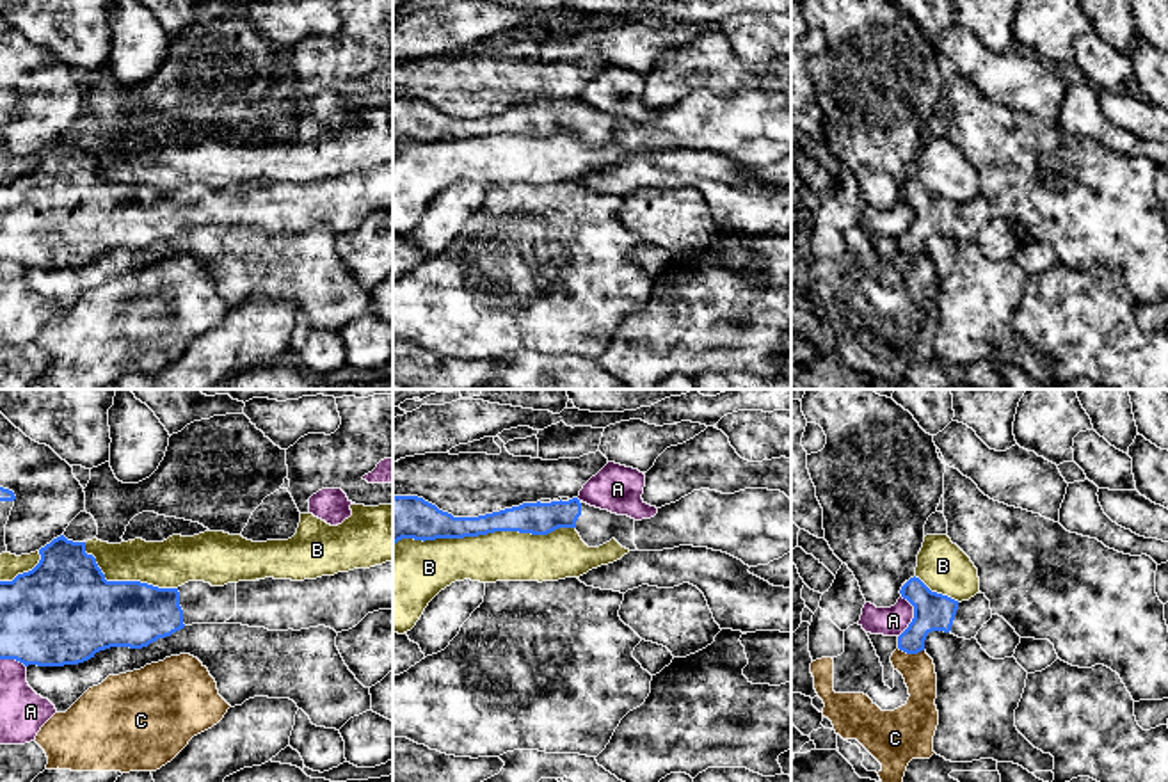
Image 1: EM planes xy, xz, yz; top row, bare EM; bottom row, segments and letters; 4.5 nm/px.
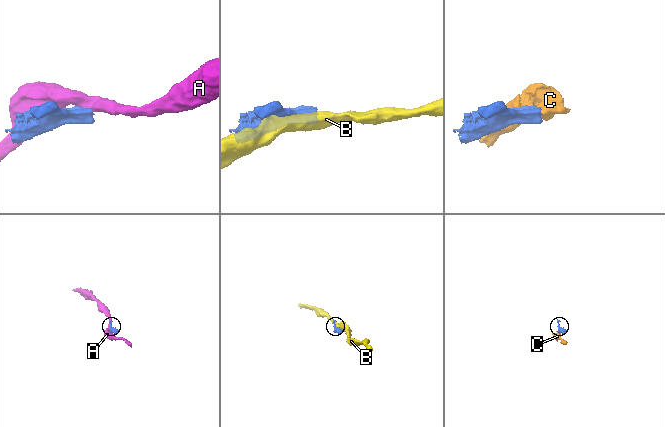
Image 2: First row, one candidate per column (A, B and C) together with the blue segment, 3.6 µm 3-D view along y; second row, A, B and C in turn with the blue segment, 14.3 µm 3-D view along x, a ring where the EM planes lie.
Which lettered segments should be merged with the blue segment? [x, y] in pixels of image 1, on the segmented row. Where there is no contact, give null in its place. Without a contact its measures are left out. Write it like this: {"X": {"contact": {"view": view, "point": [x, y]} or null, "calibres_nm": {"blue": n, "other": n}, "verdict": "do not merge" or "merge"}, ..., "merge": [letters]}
{"A": {"contact": {"view": "yz", "point": [914, 617]}, "calibres_nm": {"blue": 180, "other": 130}, "verdict": "do not merge"}, "B": {"contact": {"view": "xz", "point": [484, 534]}, "calibres_nm": {"blue": 150, "other": 220}, "verdict": "do not merge"}, "C": {"contact": {"view": "yz", "point": [911, 653]}, "calibres_nm": {"blue": 180, "other": 150}, "verdict": "do not merge"}, "merge": []}

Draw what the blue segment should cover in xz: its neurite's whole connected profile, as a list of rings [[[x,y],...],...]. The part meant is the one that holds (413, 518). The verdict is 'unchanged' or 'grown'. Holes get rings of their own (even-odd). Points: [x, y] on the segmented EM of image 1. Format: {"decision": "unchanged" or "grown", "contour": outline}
{"decision": "grown", "contour": [[[700,489],[658,508],[651,519],[635,521],[578,498],[540,499],[478,517],[453,517],[418,496],[393,498],[393,546],[402,539],[425,542],[494,531],[548,535],[558,528],[574,528],[588,547],[612,539],[629,551],[693,546],[757,567],[791,553],[791,499],[768,489],[734,494]]]}

